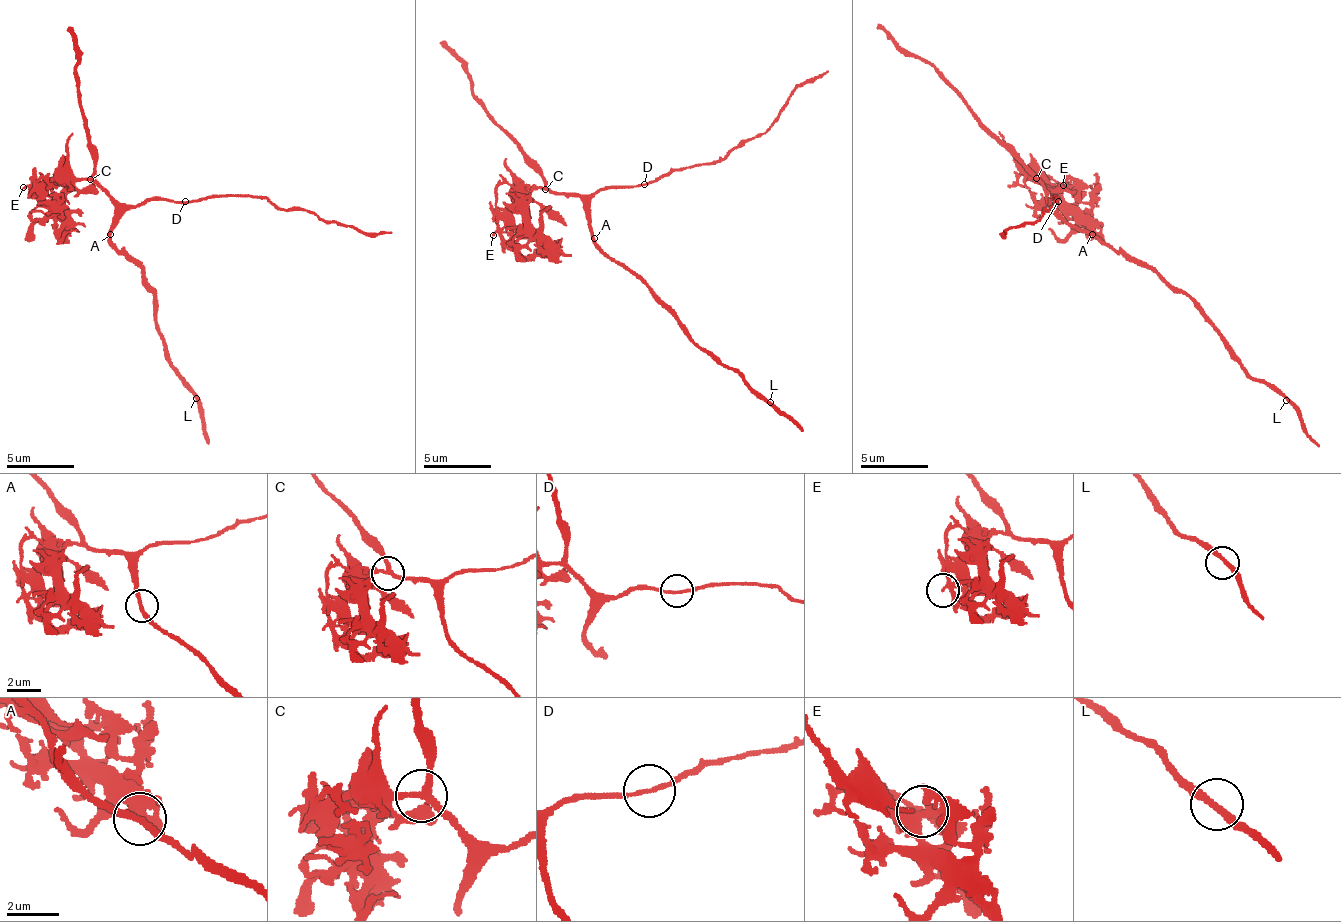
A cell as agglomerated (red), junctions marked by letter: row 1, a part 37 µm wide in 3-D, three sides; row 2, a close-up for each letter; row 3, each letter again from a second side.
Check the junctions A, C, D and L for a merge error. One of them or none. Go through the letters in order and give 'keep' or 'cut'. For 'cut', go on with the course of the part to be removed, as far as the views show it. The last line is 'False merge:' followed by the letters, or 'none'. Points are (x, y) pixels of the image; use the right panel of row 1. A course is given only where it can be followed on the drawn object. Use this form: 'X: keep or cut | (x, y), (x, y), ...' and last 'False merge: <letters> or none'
A: keep
C: cut | (1037, 179), (1024, 179), (1038, 199), (1058, 206), (1075, 219), (1064, 240), (1047, 230)
D: keep
L: keep
False merge: C

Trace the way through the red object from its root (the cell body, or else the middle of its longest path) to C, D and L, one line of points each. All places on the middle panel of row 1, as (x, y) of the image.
C: (591, 235), (583, 201), (546, 190)
D: (591, 235), (587, 207), (598, 190), (607, 187), (640, 187), (643, 183)
L: (591, 235), (591, 242), (650, 289), (656, 303), (682, 323), (686, 334), (770, 402)

